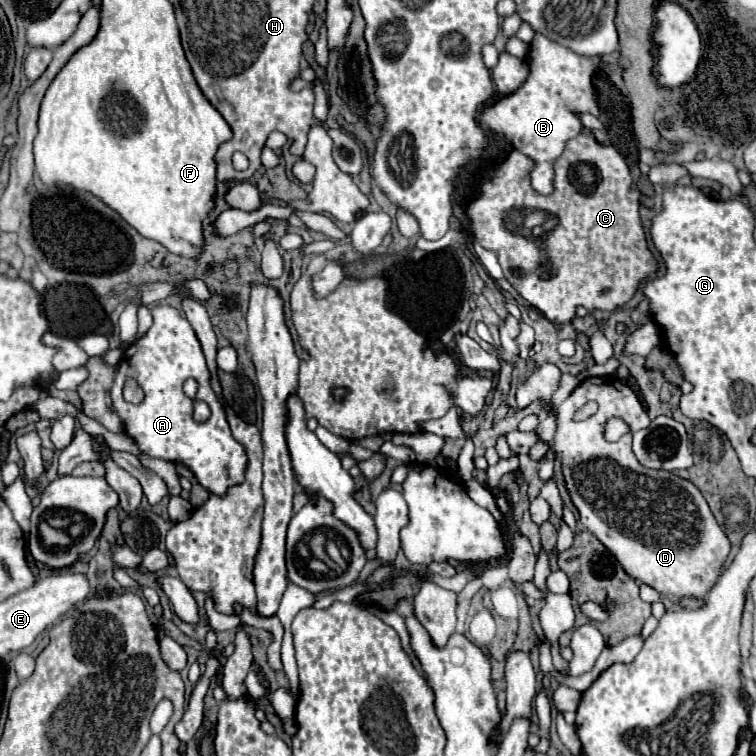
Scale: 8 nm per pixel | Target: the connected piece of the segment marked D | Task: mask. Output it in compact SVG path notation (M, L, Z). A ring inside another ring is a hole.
M588 377L568 395L564 405L560 405L554 413L554 417L558 423L552 443L554 459L560 459L562 463L566 489L586 529L592 531L606 549L612 551L624 571L638 583L654 587L664 597L706 597L720 577L722 565L730 551L730 541L724 535L722 527L716 523L706 499L690 481L668 471L654 471L642 467L634 457L632 433L650 425L650 417L642 407L638 395L628 385L620 383L618 377ZM588 401L598 403L596 415L576 423L572 419L574 413ZM610 417L622 417L630 425L632 433L624 435L616 443L608 443L602 431L606 419Z

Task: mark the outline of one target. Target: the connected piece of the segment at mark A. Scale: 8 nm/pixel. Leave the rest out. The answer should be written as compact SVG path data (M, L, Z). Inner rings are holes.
M156 305L152 309L154 323L144 337L130 345L116 371L114 387L112 387L112 403L116 413L124 423L124 433L138 445L138 449L154 459L164 459L172 463L186 465L198 479L198 483L212 495L224 497L230 487L240 485L244 481L248 457L244 445L240 445L230 431L226 421L226 411L212 391L210 385L210 369L206 367L206 359L200 347L200 341L186 321L186 317L168 305ZM126 379L136 379L144 391L144 401L132 405L122 397L122 385ZM186 379L198 381L196 399L204 399L210 405L210 419L200 423L194 421L194 399L186 397L182 385Z

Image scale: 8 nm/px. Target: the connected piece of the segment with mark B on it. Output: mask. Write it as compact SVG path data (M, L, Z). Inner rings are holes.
M536 35L530 45L530 53L526 63L530 65L530 75L524 85L498 99L494 105L484 109L482 121L490 127L494 135L506 137L516 151L524 151L530 159L536 161L532 169L532 187L548 195L552 193L552 163L564 151L564 143L582 131L582 123L576 117L580 111L588 111L598 115L598 103L592 87L592 73L600 67L600 59L584 59L568 47L562 47L556 41L550 41L544 35Z

